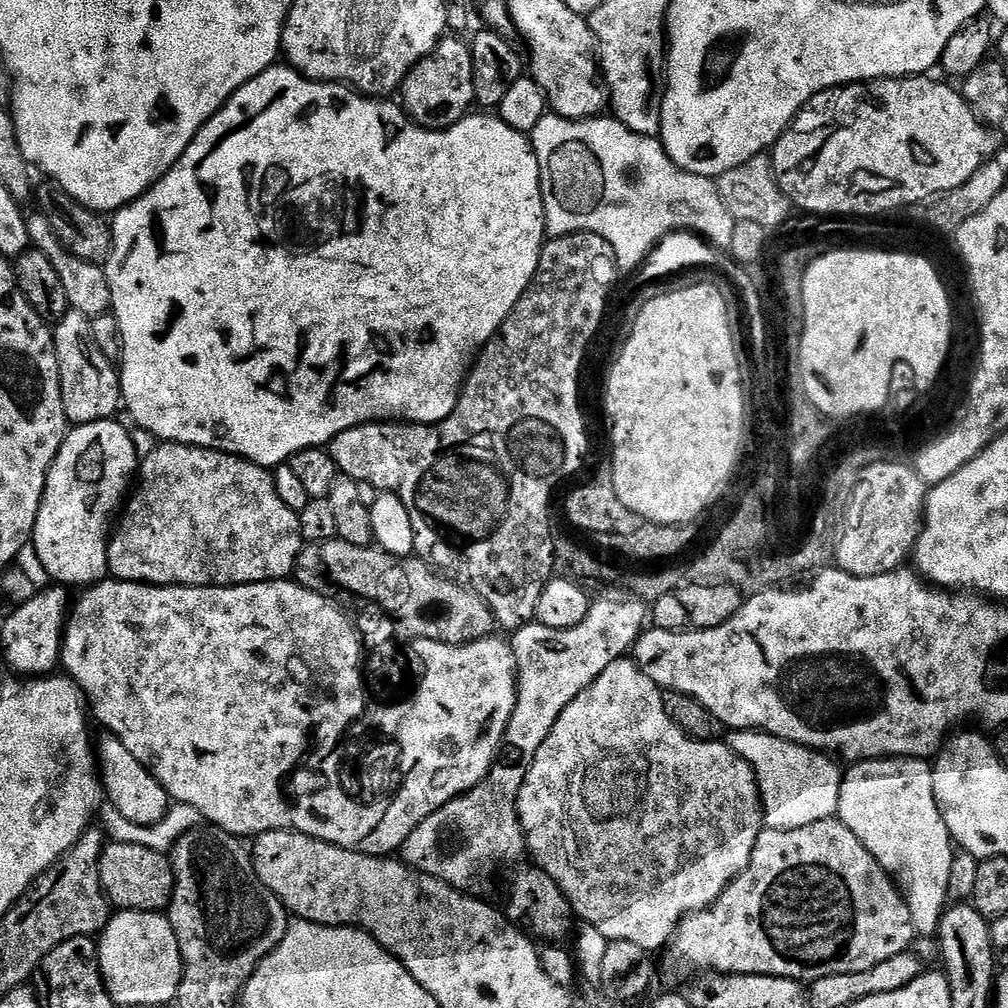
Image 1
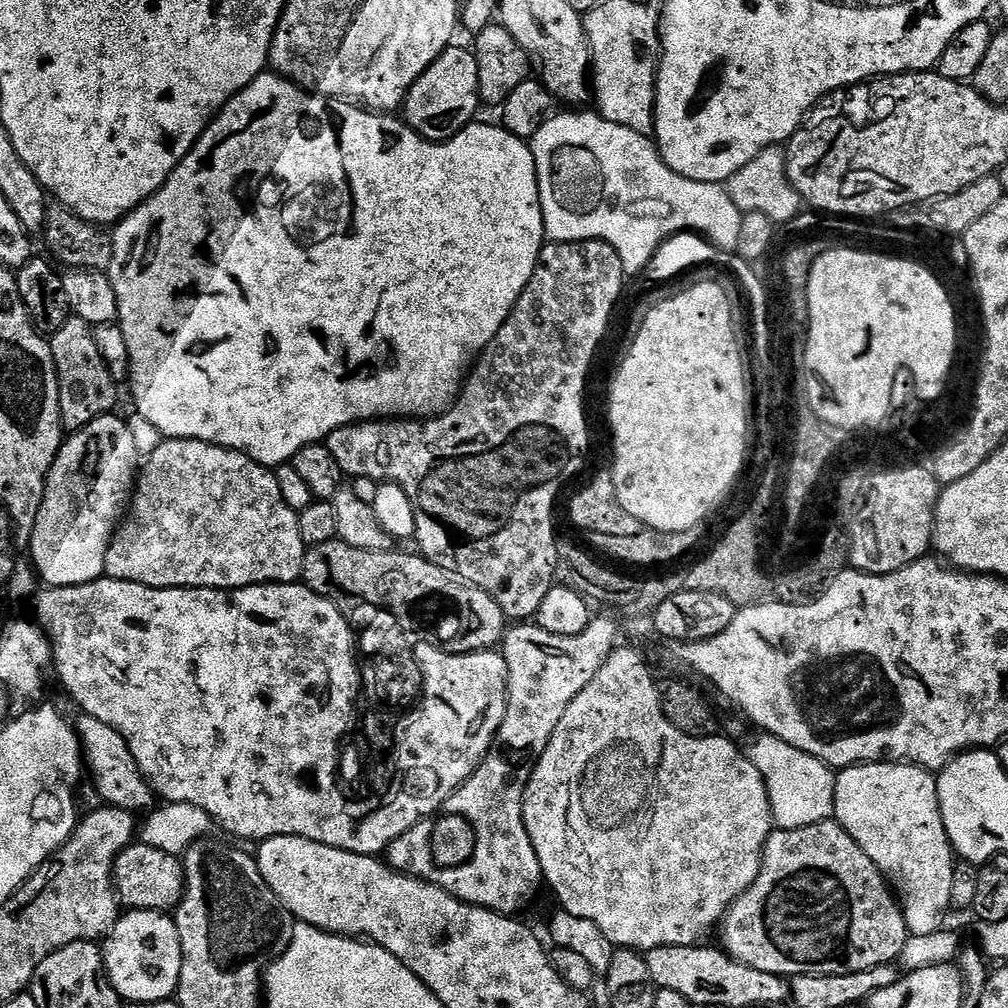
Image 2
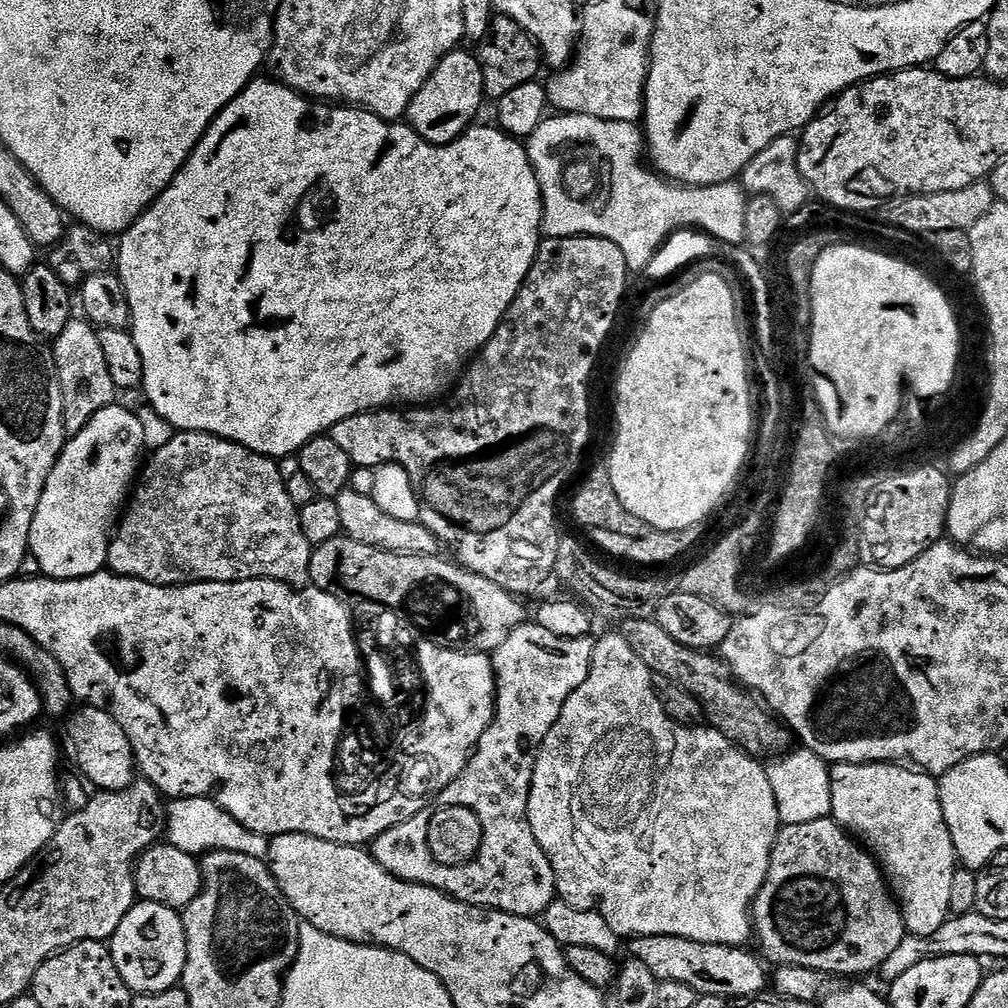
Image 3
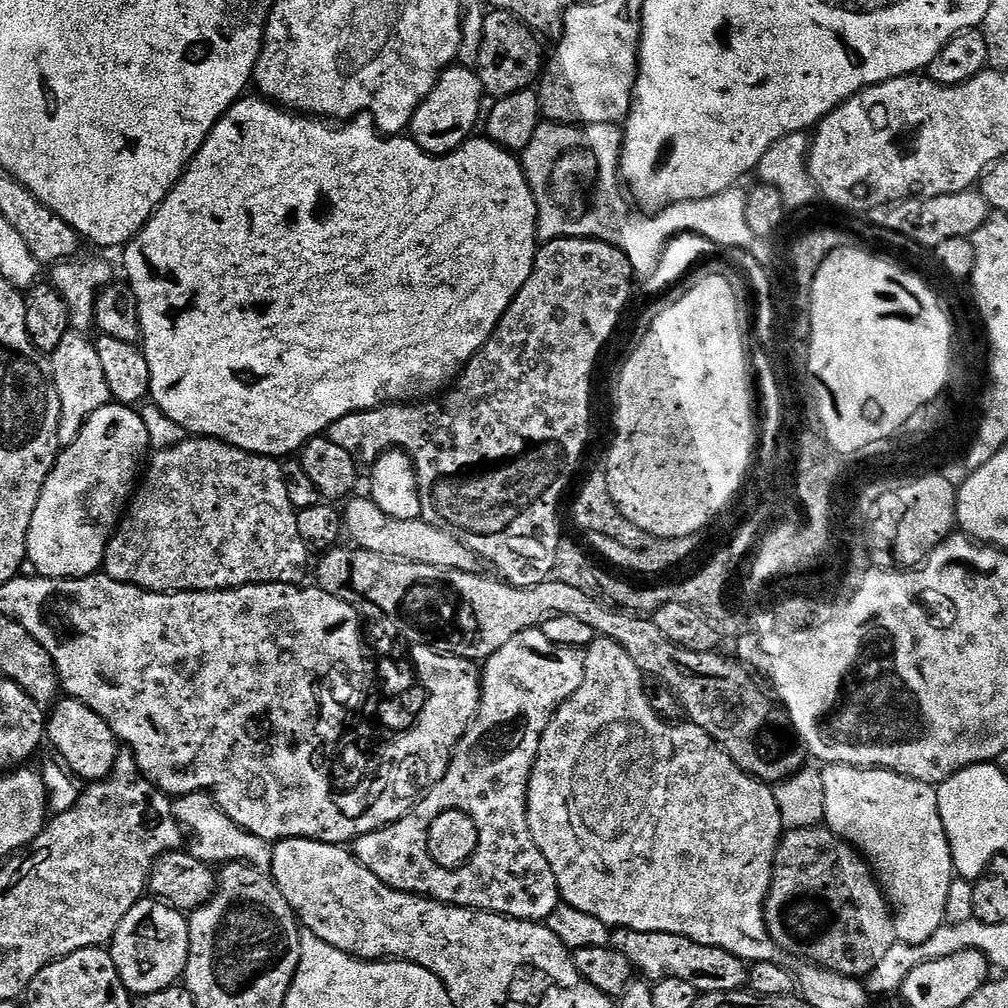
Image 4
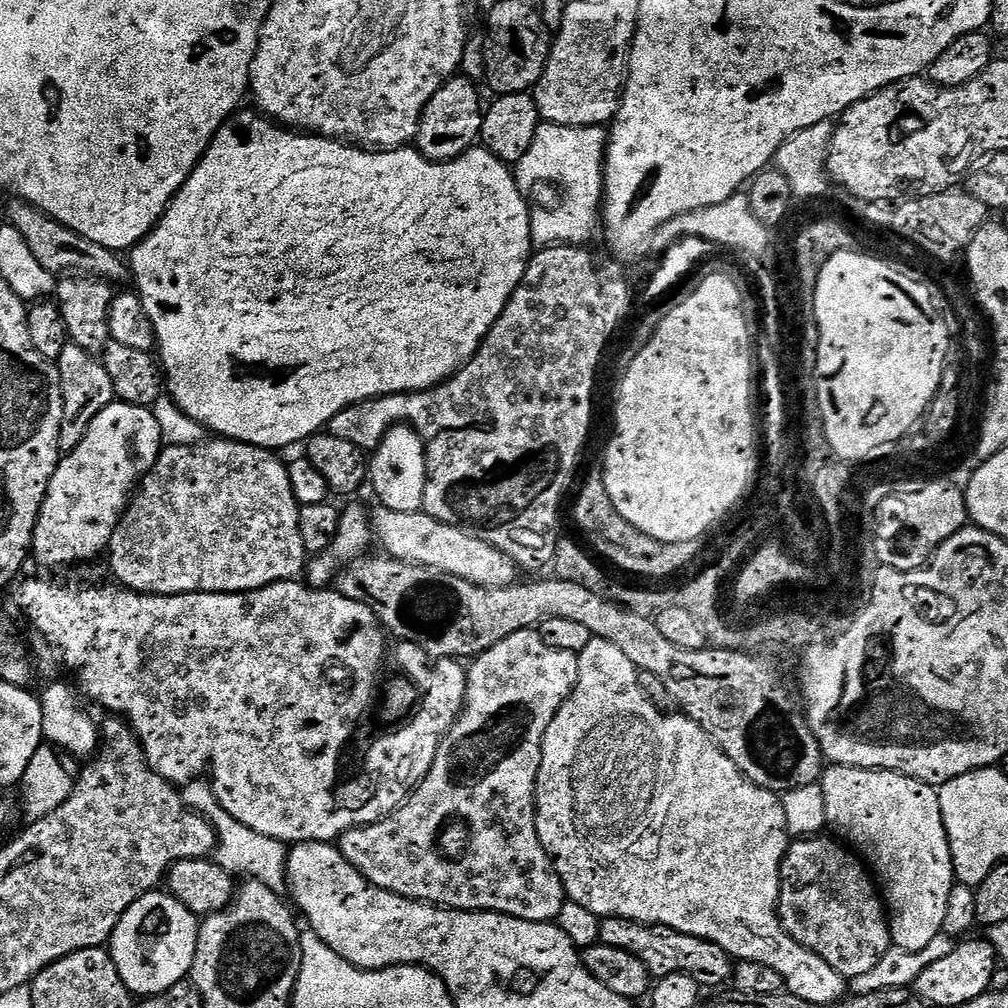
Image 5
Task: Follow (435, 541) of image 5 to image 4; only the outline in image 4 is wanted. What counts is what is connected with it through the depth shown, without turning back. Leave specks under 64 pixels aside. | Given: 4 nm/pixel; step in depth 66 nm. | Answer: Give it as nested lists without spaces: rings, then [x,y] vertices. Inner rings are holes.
[[[349,499],[343,505],[342,515],[347,535],[352,535],[351,543],[367,552],[392,556],[396,560],[408,560],[412,564],[425,564],[439,568],[453,568],[463,572],[476,572],[478,557],[470,551],[449,529],[428,524],[423,518],[419,520],[402,520],[382,514],[382,510],[373,500]]]

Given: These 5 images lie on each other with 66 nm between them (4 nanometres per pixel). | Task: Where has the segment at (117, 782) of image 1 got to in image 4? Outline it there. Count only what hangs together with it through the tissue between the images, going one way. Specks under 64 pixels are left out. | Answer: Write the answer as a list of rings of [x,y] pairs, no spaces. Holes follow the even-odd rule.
[[[64,698],[51,709],[46,720],[46,740],[56,747],[61,761],[66,765],[73,777],[84,782],[107,780],[116,769],[116,759],[120,756],[122,745],[116,739],[114,730],[90,706],[80,700]],[[81,776],[81,777],[80,777]]]

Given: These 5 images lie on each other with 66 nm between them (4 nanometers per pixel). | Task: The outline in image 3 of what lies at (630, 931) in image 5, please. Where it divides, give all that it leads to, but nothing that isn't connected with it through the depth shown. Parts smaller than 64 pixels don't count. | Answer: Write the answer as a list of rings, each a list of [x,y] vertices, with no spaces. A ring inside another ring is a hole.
[[[638,936],[629,939],[627,944],[627,955],[646,966],[657,981],[684,982],[701,996],[747,1001],[759,997],[763,993],[760,991],[770,984],[769,973],[764,973],[765,965],[744,952],[748,950],[736,946],[690,942],[677,936]]]

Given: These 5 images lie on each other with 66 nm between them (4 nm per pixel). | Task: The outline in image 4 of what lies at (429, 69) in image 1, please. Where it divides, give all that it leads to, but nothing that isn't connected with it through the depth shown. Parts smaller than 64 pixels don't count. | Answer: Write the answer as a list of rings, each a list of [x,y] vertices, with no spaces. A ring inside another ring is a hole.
[[[450,66],[436,79],[434,90],[418,106],[410,125],[411,139],[431,156],[445,156],[458,150],[467,140],[473,139],[476,123],[481,123],[480,99],[486,93],[480,81],[479,71],[475,68]]]

